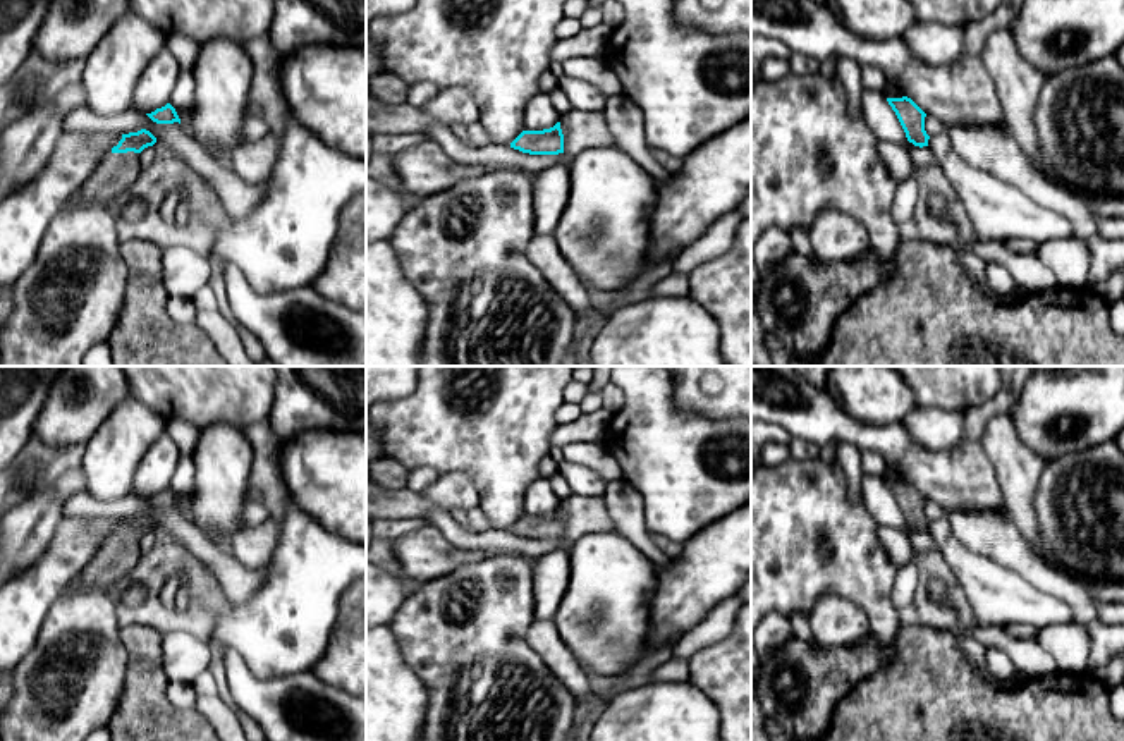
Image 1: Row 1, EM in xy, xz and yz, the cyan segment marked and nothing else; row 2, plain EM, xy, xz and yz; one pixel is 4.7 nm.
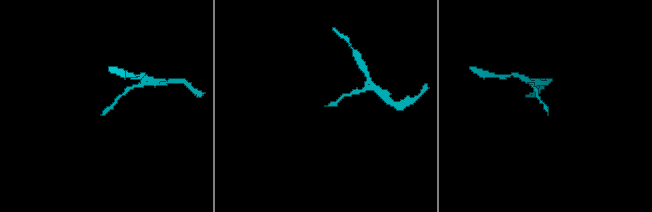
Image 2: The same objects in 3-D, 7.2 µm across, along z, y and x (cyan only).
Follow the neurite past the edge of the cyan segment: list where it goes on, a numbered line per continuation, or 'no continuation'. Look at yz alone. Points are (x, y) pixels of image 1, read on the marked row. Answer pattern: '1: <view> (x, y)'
no continuation

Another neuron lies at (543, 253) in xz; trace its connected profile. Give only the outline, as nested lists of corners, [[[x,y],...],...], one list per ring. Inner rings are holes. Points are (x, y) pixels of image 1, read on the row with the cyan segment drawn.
[[[535,234],[526,248],[529,261],[540,270],[559,297],[581,316],[591,301],[581,279],[560,253],[553,236]]]

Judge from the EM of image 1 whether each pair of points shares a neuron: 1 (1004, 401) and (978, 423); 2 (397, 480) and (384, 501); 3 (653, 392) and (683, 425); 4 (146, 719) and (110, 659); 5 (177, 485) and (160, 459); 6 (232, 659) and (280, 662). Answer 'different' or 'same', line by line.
1: same
2: different
3: same
4: different
5: different
6: different

